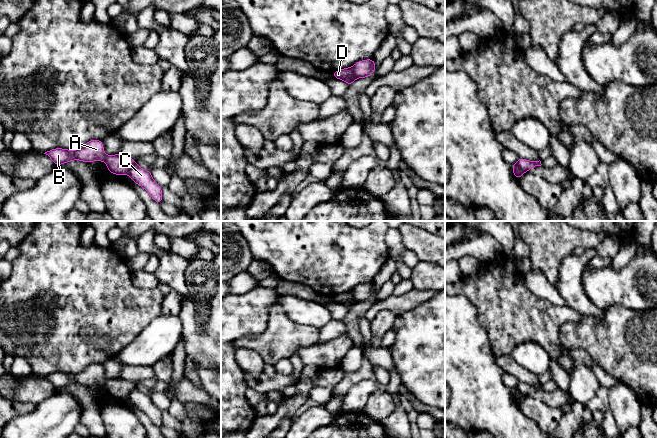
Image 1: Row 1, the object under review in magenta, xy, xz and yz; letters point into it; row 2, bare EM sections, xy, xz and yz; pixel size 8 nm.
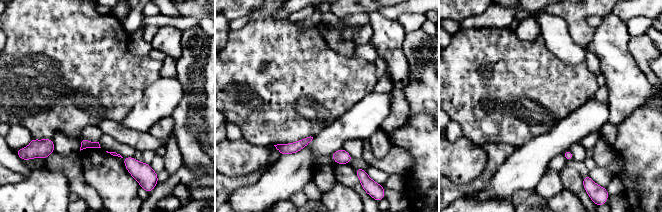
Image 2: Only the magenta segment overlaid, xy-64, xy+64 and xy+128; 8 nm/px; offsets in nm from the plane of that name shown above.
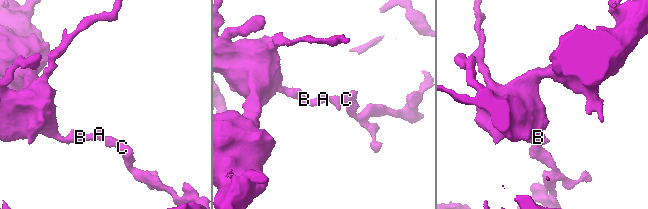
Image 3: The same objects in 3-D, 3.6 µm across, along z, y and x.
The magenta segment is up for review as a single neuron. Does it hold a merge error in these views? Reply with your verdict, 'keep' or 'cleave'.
cleave

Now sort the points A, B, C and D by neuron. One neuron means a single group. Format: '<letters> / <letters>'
A B D / C

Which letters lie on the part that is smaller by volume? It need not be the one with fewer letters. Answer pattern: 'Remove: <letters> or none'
Remove: A, B, D

